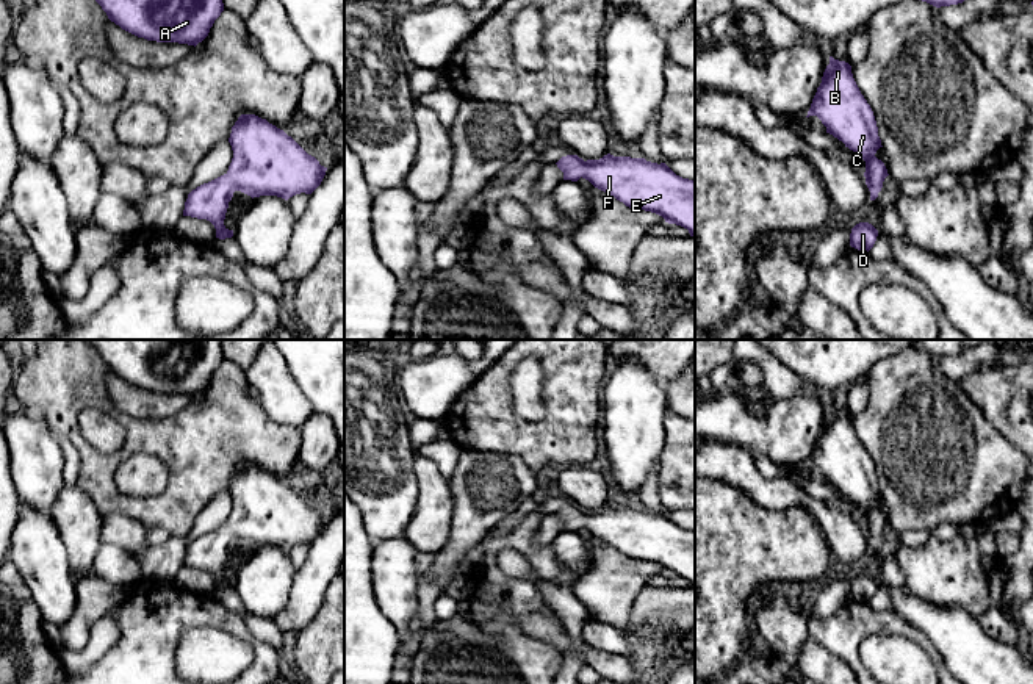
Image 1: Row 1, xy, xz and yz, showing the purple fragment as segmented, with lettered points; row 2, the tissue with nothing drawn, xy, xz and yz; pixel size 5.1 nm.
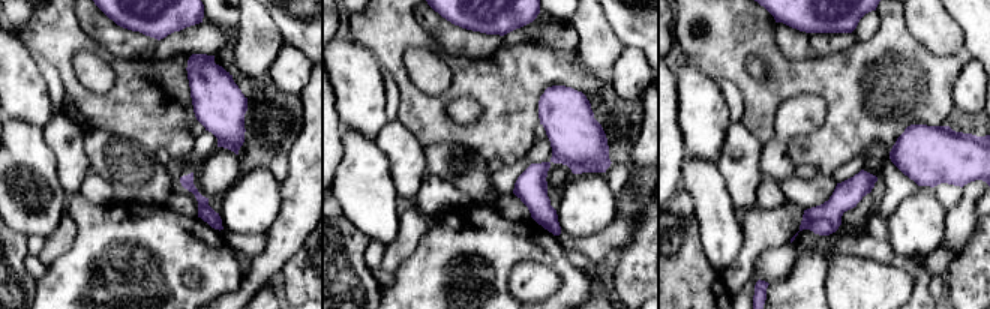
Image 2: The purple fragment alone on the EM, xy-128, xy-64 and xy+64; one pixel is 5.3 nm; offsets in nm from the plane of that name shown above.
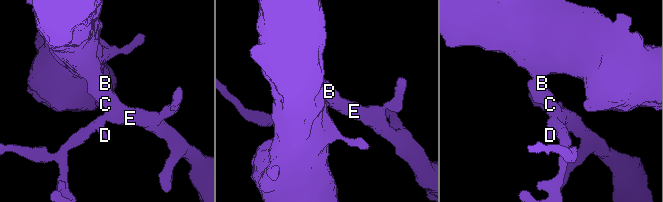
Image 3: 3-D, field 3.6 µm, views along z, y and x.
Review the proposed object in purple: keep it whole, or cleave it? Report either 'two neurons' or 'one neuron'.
one neuron

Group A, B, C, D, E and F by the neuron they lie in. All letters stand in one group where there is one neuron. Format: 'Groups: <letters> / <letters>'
Groups: A B C D E F

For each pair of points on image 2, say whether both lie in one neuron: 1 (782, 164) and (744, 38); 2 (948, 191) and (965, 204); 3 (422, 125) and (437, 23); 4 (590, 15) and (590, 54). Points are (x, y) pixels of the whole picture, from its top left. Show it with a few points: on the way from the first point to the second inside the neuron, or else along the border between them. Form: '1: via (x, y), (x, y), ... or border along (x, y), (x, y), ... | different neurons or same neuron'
1: border along (774, 135), (762, 144) | different neurons
2: border along (963, 188), (963, 195), (945, 212) | different neurons
3: border along (414, 15), (420, 26), (444, 50), (464, 57) | different neurons
4: via (590, 24), (590, 45) | same neuron

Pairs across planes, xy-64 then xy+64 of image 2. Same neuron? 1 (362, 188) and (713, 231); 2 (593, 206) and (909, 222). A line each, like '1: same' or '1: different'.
1: same
2: same

